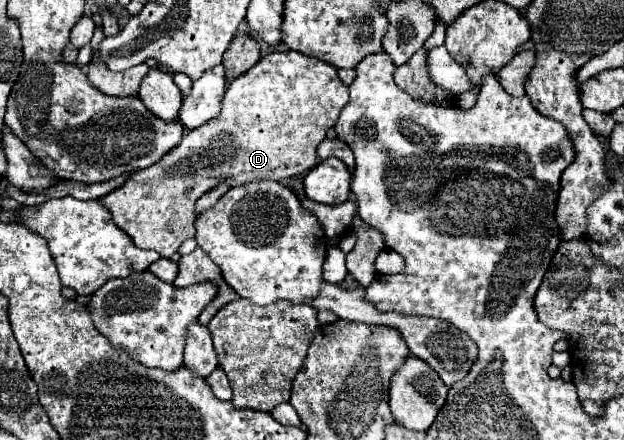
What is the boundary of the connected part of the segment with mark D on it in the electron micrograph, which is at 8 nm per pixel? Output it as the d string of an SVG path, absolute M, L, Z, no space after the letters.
M296 50L270 52L228 86L218 118L190 130L182 138L182 146L178 144L158 164L132 174L126 184L102 196L100 202L112 212L112 220L116 222L116 226L124 230L138 248L156 250L162 258L170 258L184 240L194 238L194 204L216 184L228 182L230 186L242 186L260 180L284 182L292 176L302 176L312 170L318 160L318 144L326 138L326 130L336 124L346 104L348 88L338 78L338 68Z

